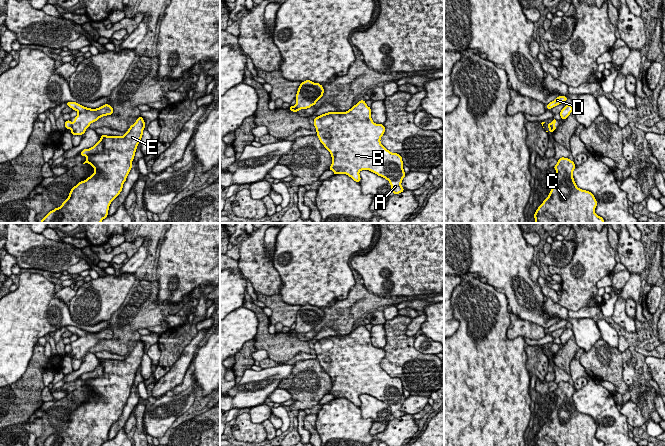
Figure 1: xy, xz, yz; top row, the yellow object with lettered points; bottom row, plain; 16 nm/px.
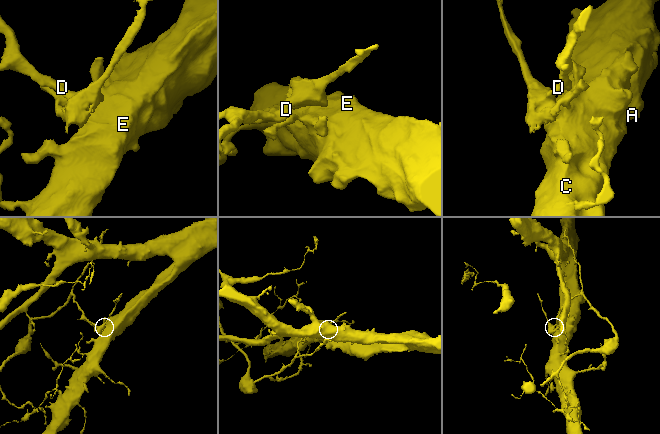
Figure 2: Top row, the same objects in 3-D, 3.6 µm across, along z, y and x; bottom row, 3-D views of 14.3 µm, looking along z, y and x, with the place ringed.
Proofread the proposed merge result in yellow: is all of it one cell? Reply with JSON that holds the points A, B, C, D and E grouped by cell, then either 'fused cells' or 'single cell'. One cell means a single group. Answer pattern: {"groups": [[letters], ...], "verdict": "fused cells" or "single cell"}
{"groups": [["A", "B", "C", "E"], ["D"]], "verdict": "fused cells"}

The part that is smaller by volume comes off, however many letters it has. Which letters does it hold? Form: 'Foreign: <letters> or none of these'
Foreign: D

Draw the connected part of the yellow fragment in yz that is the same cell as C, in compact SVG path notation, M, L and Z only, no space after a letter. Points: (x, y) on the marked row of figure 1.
M561 157L553 167L556 174L556 183L548 197L535 211L535 223L604 223L604 219L595 213L597 201L595 196L586 190L579 189L573 178L576 165L569 158Z

